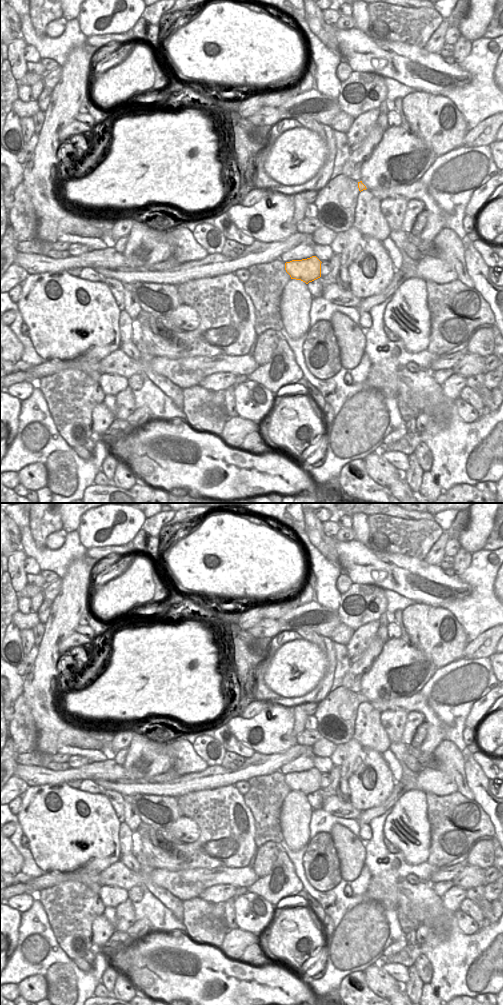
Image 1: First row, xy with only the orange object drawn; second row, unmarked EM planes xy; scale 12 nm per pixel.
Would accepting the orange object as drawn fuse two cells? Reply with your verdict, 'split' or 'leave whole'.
leave whole

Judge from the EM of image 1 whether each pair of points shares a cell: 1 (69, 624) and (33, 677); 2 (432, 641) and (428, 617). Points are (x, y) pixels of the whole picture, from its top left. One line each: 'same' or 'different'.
1: different
2: same

